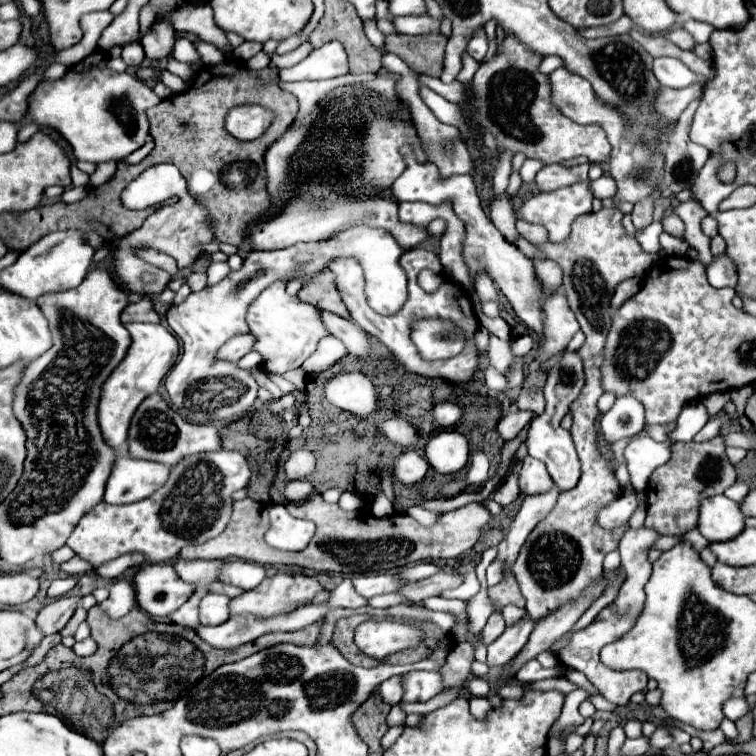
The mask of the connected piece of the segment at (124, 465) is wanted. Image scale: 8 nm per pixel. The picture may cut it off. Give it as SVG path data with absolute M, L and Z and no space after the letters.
M128 455L118 457L108 485L104 501L110 505L126 505L142 501L144 497L150 497L164 481L168 481L170 467L144 461L144 459L132 459Z

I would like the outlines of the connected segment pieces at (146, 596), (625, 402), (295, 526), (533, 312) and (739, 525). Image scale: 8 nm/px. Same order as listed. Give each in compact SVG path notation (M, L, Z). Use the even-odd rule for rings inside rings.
M172 563L142 565L134 585L140 609L152 617L168 617L194 593L194 587L176 575Z
M632 395L618 397L614 407L602 415L600 431L608 443L616 443L626 437L634 437L644 429L644 405Z
M270 505L270 529L264 539L268 545L280 551L300 551L308 547L308 541L314 537L312 521L296 519L288 513L284 505Z
M410 145L401 147L400 152L406 162L406 171L394 181L392 185L392 197L396 201L426 201L430 205L440 205L444 201L452 203L454 213L464 221L466 225L466 243L464 243L464 257L466 263L472 269L472 275L476 275L480 269L486 269L494 283L500 287L500 291L506 295L510 301L514 313L538 335L538 349L544 345L544 311L542 311L542 297L544 289L536 277L534 271L534 261L526 257L516 245L510 245L496 225L486 217L478 203L478 193L476 193L476 183L472 175L454 175L450 179L442 179L438 173L438 167L434 163L419 163ZM488 243L488 247L486 247ZM492 243L492 249L490 249Z
M716 495L702 501L698 527L710 543L730 541L744 531L744 515L738 503L724 495Z

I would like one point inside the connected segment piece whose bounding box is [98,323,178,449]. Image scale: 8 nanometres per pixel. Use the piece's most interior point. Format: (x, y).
(153, 352)

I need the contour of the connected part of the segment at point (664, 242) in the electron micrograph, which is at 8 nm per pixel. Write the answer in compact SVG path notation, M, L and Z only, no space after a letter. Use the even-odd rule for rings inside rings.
M662 233L662 237L660 237L660 245L662 245L662 249L668 253L668 255L678 255L678 257L684 257L686 255L686 251L688 251L688 241L684 241L684 239L676 239L676 237L672 237L672 235L668 235L668 233Z

